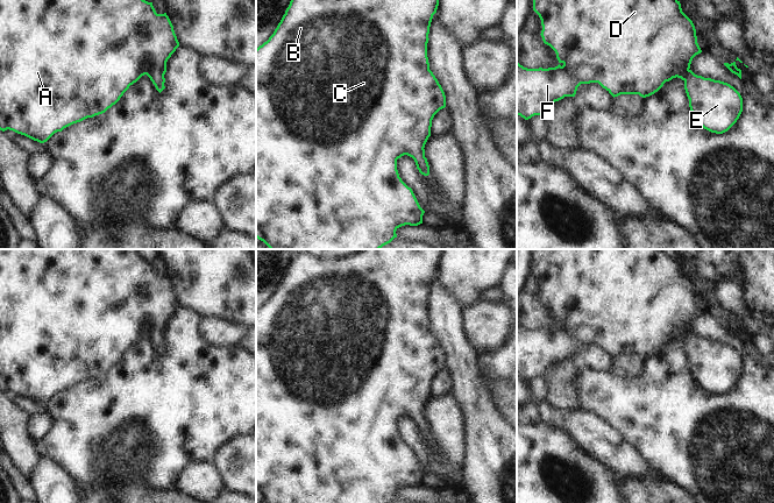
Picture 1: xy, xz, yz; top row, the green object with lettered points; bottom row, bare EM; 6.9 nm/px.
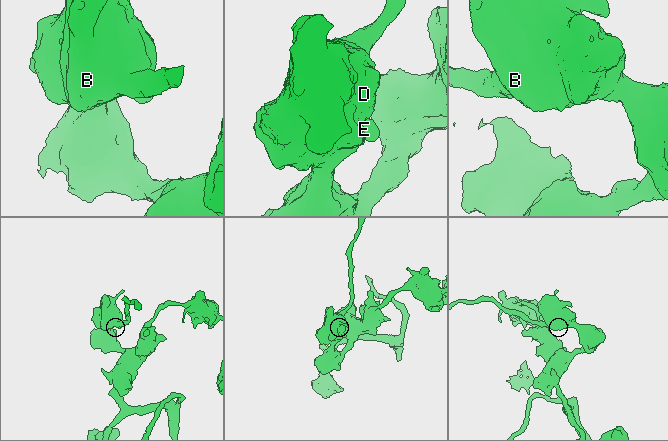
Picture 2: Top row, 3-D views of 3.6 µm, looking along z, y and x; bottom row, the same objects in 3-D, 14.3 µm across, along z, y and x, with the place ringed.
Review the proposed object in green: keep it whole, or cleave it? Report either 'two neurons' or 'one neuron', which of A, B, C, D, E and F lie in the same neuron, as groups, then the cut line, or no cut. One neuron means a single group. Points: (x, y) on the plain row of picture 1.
one neuron; groups A B C D E F; cut none

